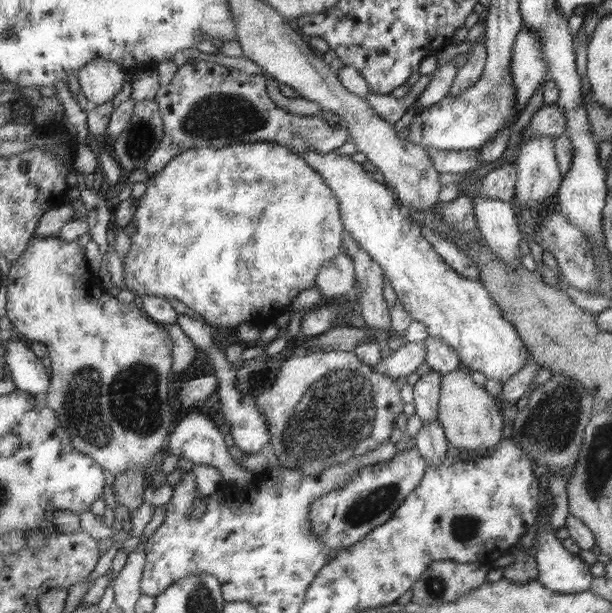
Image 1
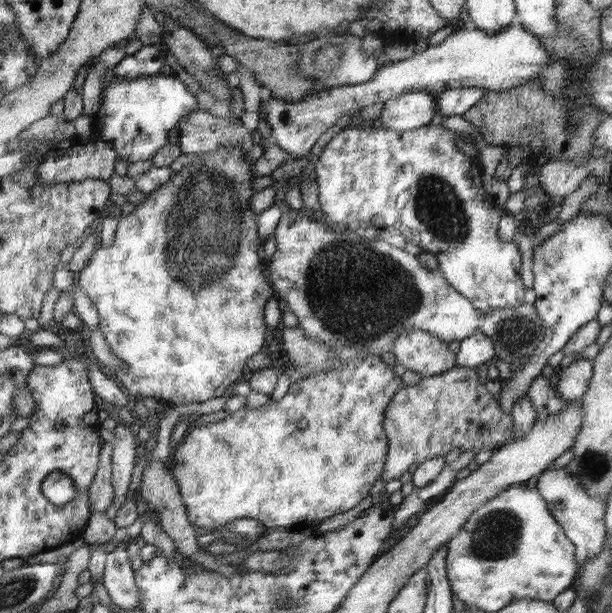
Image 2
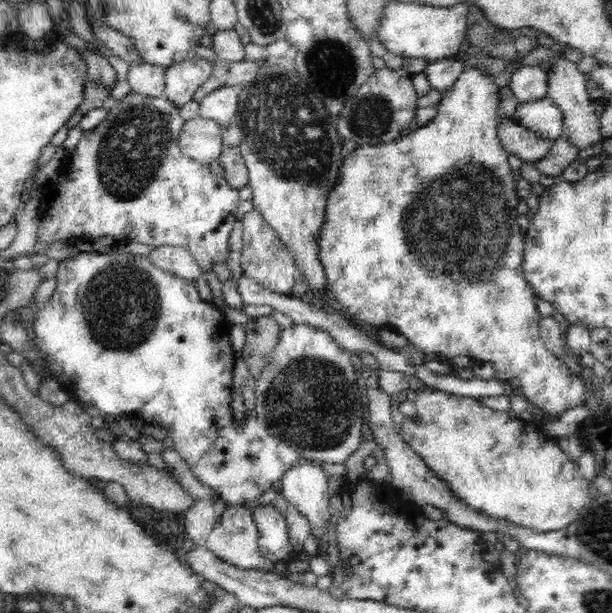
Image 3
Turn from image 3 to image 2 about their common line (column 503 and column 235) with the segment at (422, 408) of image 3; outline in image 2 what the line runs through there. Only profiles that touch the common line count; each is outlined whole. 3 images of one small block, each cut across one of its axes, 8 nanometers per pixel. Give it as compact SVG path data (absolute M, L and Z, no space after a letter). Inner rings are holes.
M368 353L366 356L349 358L345 362L340 362L340 365L336 363L336 367L302 377L294 385L289 386L288 392L281 400L269 400L258 409L250 410L244 406L219 422L198 423L198 425L193 423L177 445L176 451L172 454L172 460L168 462L168 470L178 484L189 521L196 527L210 530L211 533L216 529L220 530L220 527L227 527L229 522L239 518L259 520L268 528L278 528L278 526L290 528L297 524L312 526L313 523L322 523L334 514L352 510L358 502L362 502L366 496L370 495L374 482L380 478L380 474L384 473L388 455L388 437L384 433L383 421L386 417L388 402L392 401L392 396L395 396L396 390L400 389L400 382L402 382L400 376L392 372L392 368L384 363L380 356Z

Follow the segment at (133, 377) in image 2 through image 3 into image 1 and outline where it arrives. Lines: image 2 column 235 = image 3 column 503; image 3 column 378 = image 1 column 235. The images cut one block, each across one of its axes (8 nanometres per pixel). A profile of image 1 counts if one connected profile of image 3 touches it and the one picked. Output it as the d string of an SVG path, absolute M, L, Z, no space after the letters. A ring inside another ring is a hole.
M276 141L243 142L219 149L200 147L185 150L177 154L159 173L151 175L144 182L146 191L138 199L139 206L136 207L134 218L129 220L136 226L136 234L132 234L130 250L123 258L124 282L127 289L134 292L137 300L144 296L162 296L168 301L170 298L175 298L178 302L186 304L188 308L192 308L194 312L198 312L209 324L218 328L235 329L242 322L250 322L254 326L262 327L275 322L276 317L284 313L284 307L289 306L303 290L314 287L323 266L342 253L342 239L346 225L343 223L338 196L302 154L296 154L290 147Z

